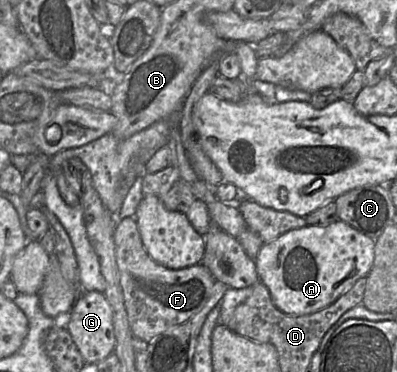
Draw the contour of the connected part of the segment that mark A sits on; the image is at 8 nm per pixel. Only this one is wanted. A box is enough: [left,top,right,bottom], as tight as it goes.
[255,221,375,316]

